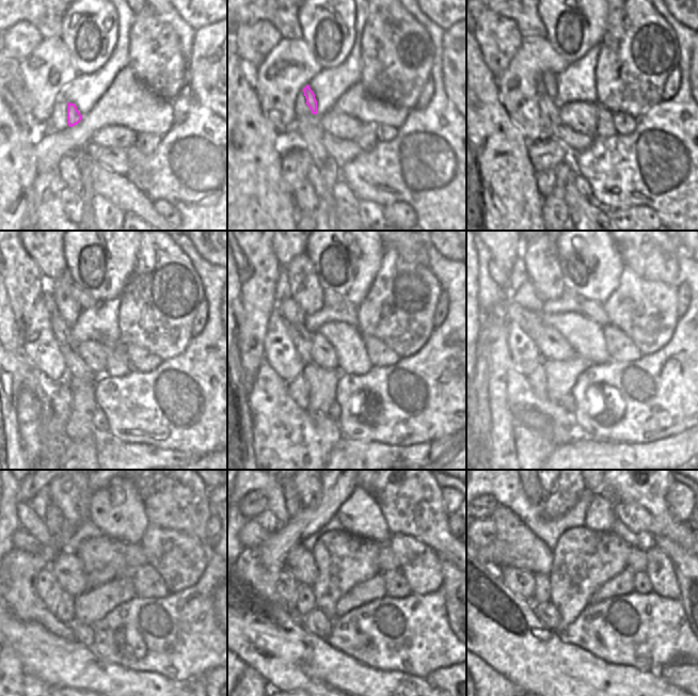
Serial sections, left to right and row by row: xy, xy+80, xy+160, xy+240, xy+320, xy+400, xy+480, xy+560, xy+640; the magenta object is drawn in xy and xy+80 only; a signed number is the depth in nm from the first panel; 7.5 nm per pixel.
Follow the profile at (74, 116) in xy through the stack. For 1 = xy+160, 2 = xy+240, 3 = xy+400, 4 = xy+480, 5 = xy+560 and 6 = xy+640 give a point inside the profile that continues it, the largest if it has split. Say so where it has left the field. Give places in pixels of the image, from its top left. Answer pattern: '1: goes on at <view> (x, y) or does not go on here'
1: goes on at xy+160 (546, 85)
2: goes on at xy+240 (68, 309)
3: goes on at xy+400 (540, 257)
4: goes on at xy+480 (68, 491)
5: goes on at xy+560 (310, 491)
6: goes on at xy+640 (548, 491)

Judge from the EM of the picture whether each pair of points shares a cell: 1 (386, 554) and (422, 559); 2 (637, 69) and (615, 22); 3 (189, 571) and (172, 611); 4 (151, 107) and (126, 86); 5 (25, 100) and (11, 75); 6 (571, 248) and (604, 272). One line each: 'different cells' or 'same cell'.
1: different cells
2: same cell
3: different cells
4: same cell
5: same cell
6: same cell

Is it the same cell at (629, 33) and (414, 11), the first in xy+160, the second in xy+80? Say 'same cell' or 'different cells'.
different cells

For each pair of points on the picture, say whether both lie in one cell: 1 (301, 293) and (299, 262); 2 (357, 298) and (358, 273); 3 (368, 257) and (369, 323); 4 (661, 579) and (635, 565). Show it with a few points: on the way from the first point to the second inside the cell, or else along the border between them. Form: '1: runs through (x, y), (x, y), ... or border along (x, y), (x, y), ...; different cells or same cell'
1: runs through (300, 285), (300, 269); same cell
2: runs through (357, 291), (357, 280); same cell
3: border along (380, 267), (368, 294), (358, 306); different cells
4: border along (645, 550), (647, 557), (646, 570); different cells

